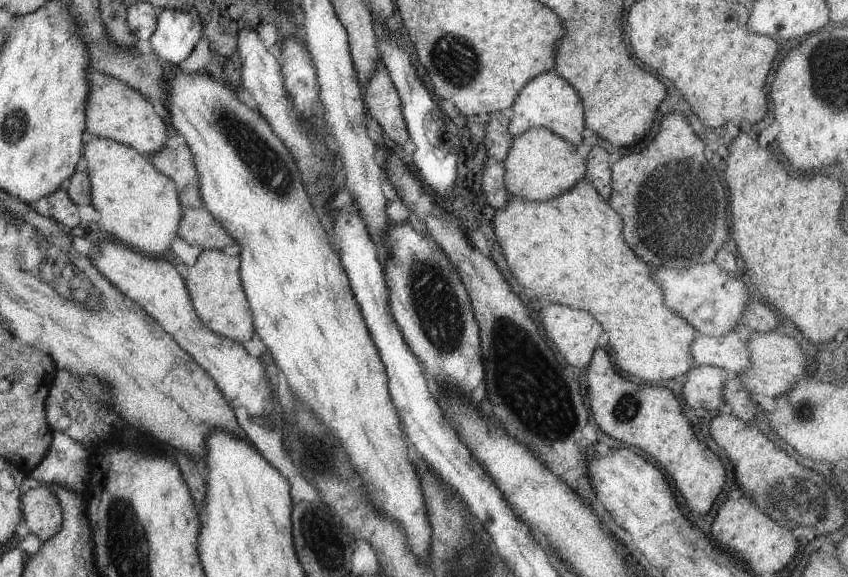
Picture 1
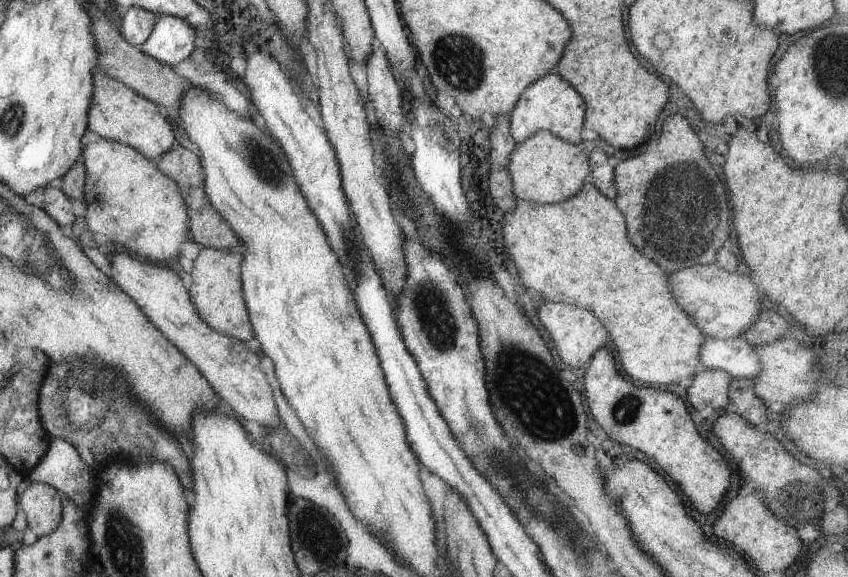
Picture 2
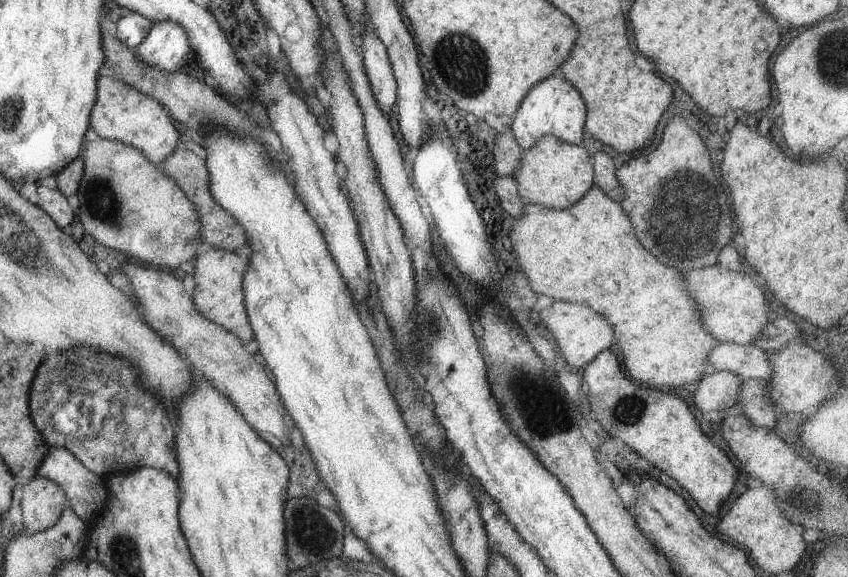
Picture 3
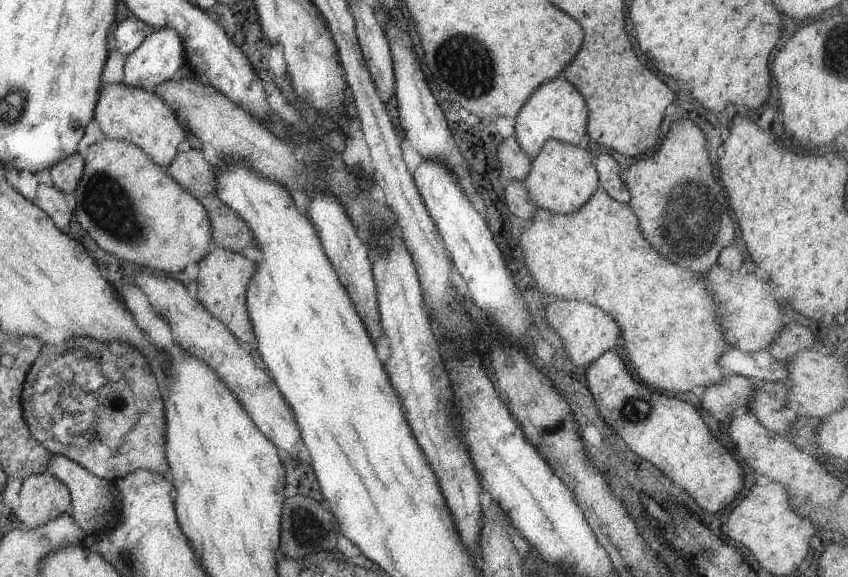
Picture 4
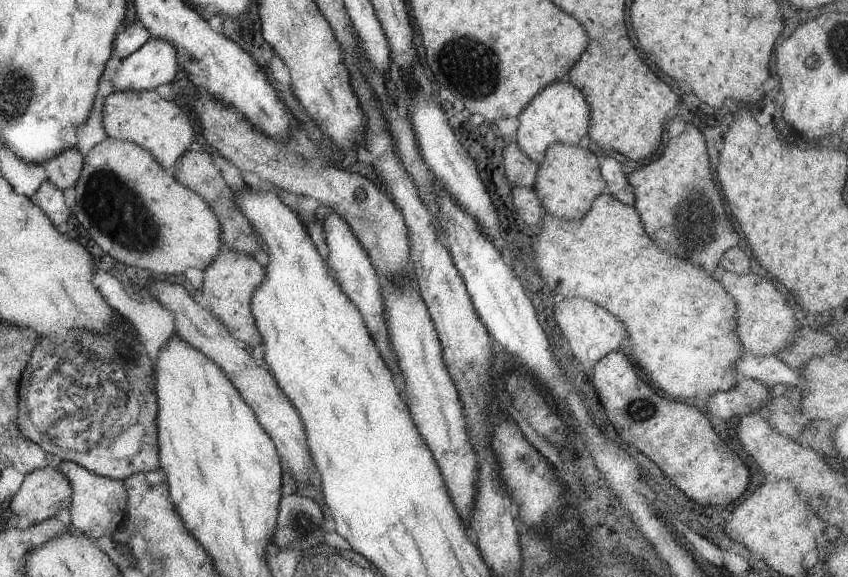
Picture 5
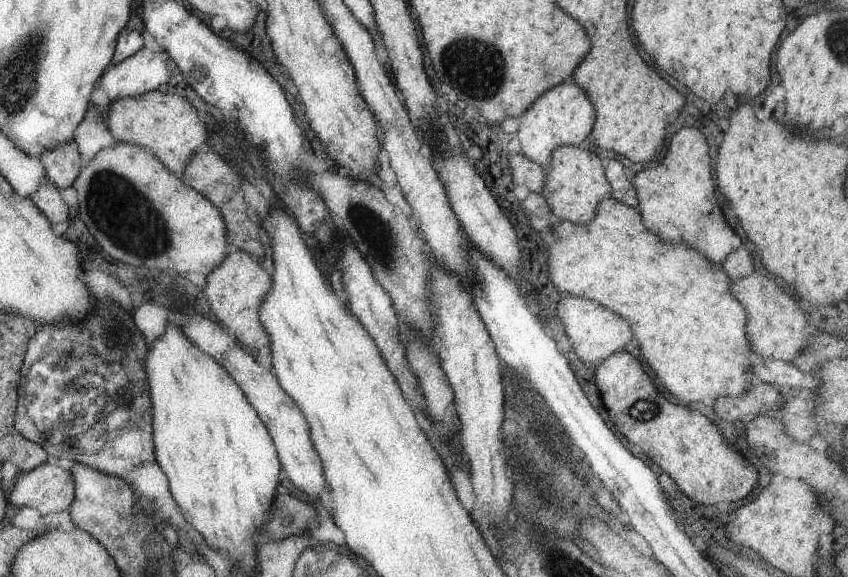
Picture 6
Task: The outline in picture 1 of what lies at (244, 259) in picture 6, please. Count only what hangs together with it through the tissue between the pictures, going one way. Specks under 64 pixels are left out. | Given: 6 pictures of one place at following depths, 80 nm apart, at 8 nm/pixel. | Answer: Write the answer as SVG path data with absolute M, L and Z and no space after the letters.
M200 250L195 264L188 267L187 289L202 324L220 336L242 344L255 333L253 314L239 275L239 255L227 255L223 250Z

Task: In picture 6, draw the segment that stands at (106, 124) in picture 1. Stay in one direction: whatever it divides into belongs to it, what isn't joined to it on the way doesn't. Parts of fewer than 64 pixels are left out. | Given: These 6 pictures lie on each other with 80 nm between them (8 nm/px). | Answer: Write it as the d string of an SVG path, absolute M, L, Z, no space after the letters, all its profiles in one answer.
M148 91L124 97L109 105L106 124L116 142L141 146L152 153L171 172L181 175L190 157L211 134L208 119L198 114L192 103L178 95Z

